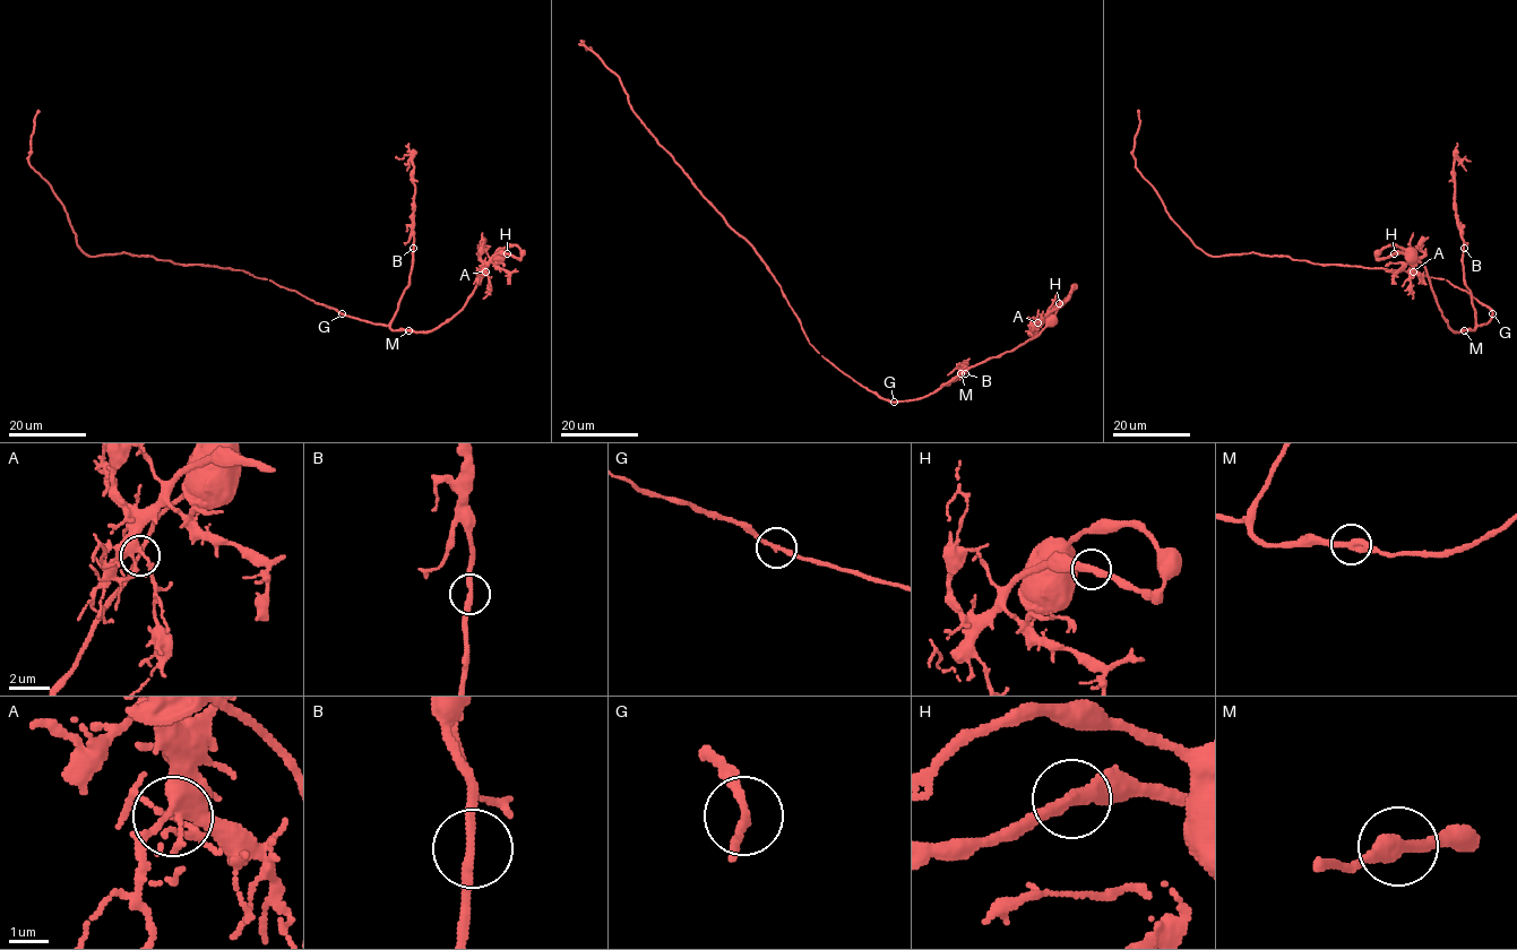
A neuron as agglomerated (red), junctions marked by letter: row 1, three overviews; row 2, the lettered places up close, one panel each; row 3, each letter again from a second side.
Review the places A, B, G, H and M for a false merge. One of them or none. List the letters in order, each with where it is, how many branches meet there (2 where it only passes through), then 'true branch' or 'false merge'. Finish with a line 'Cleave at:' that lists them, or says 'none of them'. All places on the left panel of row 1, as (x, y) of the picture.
A: (485, 271) | 3 | true branch
B: (413, 248) | 2 | true branch
G: (342, 313) | 2 | true branch
H: (507, 253) | 2 | true branch
M: (408, 330) | 2 | true branch
Cleave at: none of them

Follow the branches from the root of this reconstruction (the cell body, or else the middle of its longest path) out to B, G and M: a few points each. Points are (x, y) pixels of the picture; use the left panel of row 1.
B: (236, 269), (270, 281), (346, 316), (388, 325), (410, 282), (413, 247)
G: (236, 269), (270, 281), (342, 313)
M: (236, 269), (270, 281), (346, 316), (384, 324), (393, 330), (410, 330)

